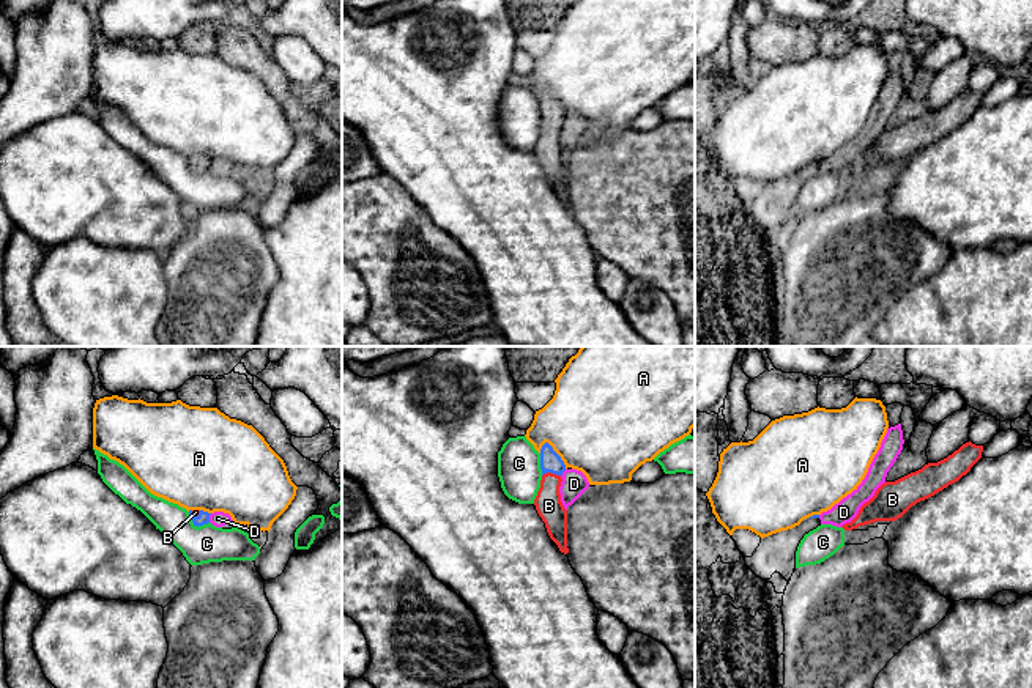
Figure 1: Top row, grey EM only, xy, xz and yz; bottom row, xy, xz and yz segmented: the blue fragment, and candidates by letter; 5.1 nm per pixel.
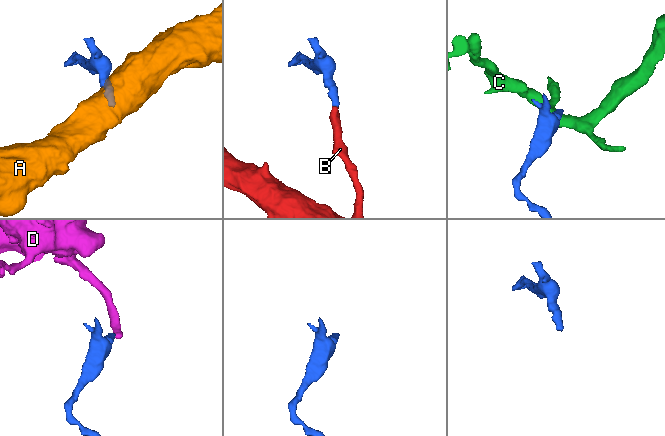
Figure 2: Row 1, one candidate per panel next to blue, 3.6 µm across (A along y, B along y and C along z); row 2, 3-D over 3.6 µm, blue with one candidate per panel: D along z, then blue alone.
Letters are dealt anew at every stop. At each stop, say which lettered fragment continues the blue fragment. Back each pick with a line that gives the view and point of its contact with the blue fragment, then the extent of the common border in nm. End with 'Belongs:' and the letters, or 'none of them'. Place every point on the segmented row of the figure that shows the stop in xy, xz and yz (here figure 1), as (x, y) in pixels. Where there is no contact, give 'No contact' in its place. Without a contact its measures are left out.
B: Touches blue at xz (550, 471). Shared border 100 nm
Belongs: B

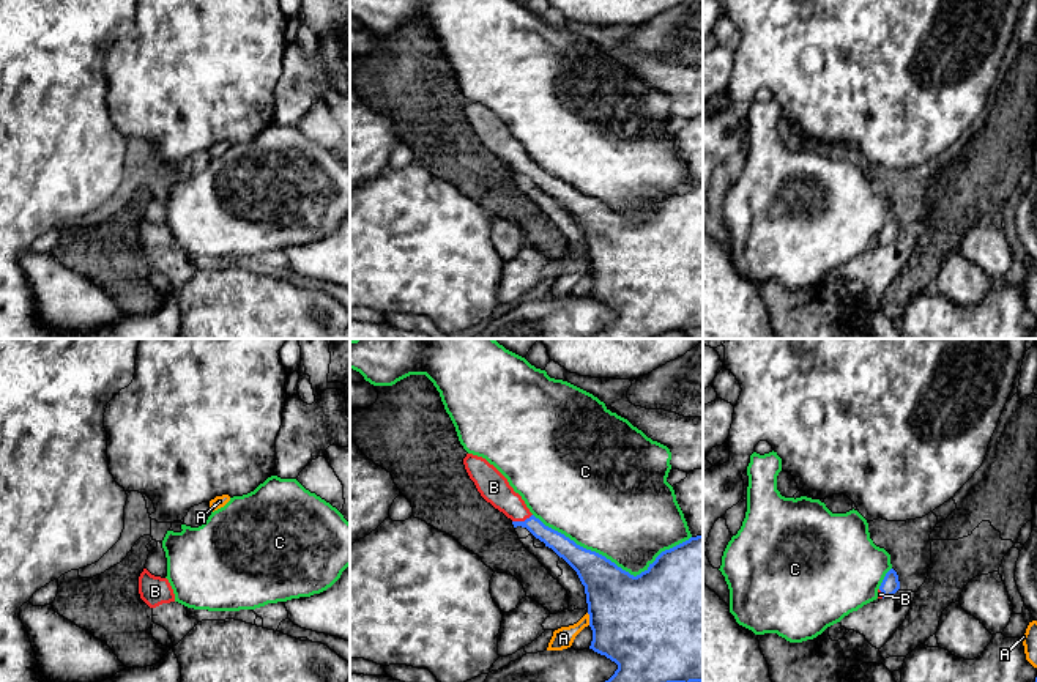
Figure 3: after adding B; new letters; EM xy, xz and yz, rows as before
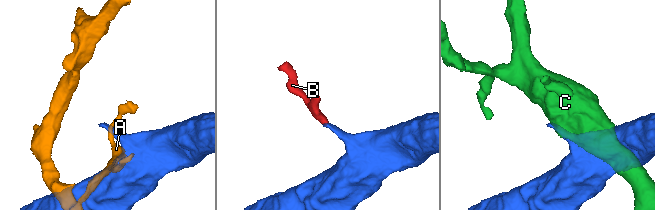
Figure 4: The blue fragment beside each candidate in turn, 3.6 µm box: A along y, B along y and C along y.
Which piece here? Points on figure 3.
B: Touches blue at xz (522, 522). Shared border 110 nm
Belongs: B

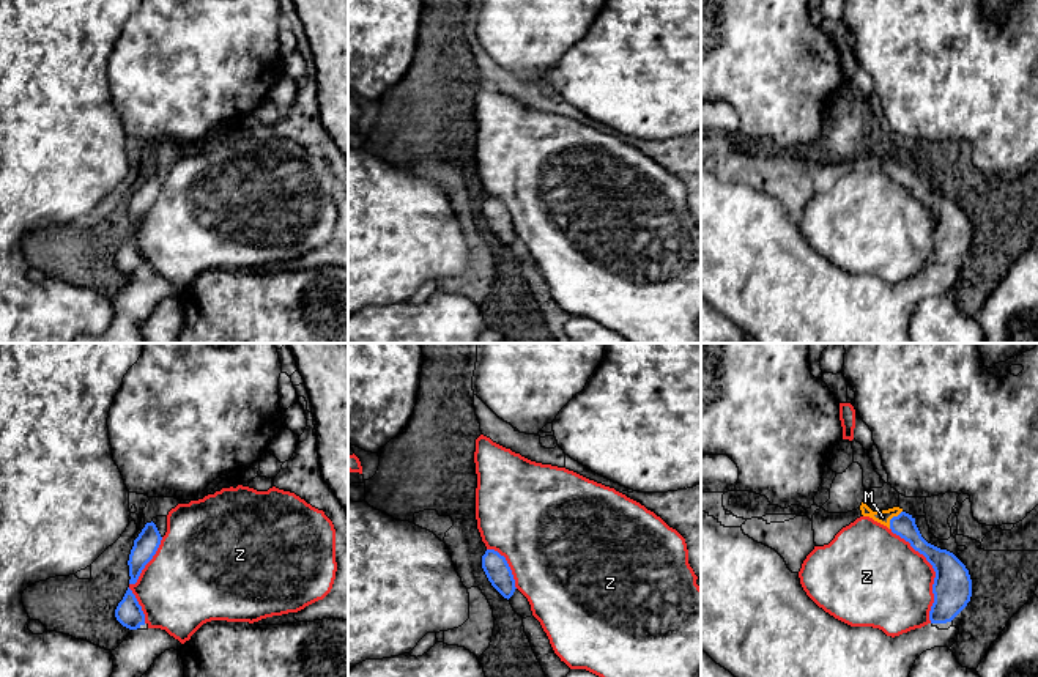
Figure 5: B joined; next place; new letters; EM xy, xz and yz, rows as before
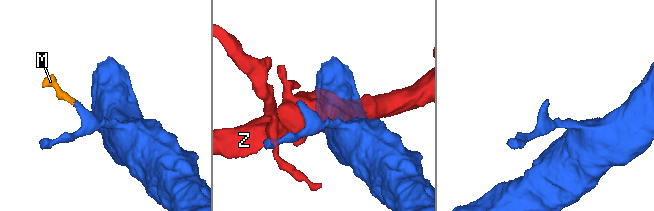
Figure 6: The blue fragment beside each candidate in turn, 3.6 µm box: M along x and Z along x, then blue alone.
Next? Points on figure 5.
M: Touches blue at yz (892, 518). Shared border 120 nm
Belongs: M

